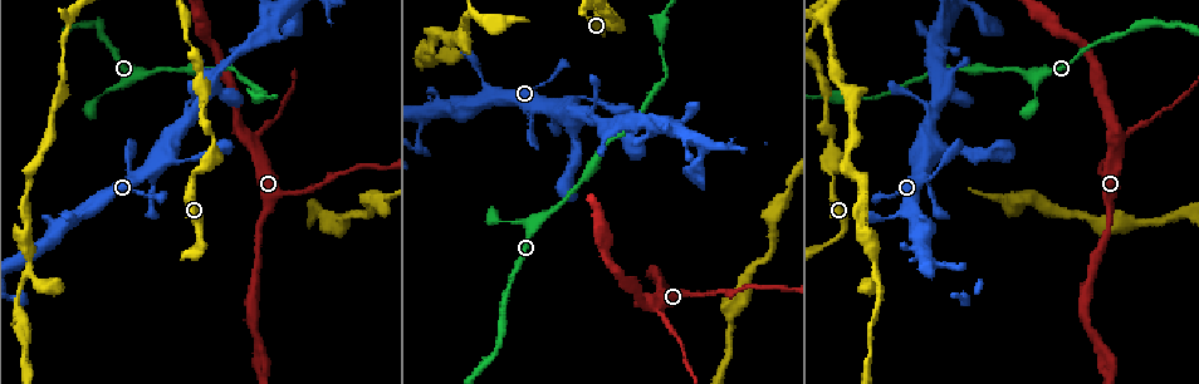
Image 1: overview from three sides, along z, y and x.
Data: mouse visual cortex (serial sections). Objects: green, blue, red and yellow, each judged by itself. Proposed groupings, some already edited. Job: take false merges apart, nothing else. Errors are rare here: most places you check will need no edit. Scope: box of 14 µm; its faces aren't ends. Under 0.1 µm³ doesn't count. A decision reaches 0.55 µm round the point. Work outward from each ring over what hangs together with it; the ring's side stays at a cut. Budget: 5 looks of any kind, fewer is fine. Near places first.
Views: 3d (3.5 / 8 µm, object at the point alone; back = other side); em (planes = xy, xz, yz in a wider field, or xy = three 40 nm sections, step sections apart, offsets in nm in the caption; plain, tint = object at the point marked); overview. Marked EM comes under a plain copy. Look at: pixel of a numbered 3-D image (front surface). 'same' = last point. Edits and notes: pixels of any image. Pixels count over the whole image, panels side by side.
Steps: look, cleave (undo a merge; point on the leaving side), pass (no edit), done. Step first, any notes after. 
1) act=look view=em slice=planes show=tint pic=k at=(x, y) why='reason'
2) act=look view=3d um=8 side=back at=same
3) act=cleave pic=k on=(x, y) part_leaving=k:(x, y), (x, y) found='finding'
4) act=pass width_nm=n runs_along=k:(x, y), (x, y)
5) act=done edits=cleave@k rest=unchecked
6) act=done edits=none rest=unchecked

act=look view=3d um=3.5 side=back pic=1 at=(1114, 145) why='three arms meet'

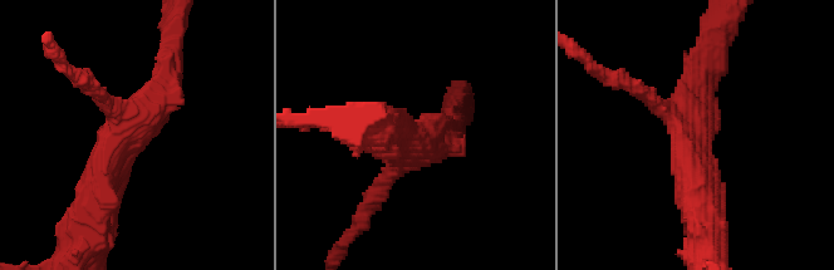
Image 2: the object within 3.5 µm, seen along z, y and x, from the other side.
act=look view=em slice=xy step=2 show=tint pic=2 at=(402, 140)

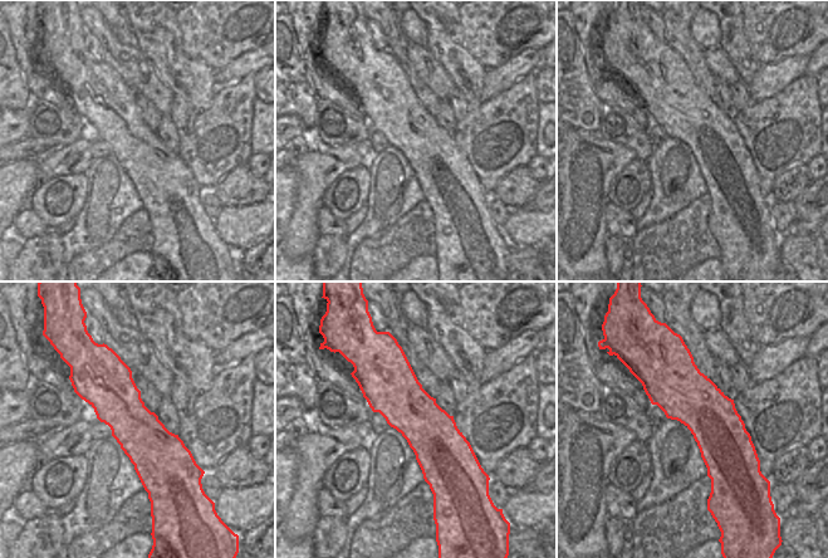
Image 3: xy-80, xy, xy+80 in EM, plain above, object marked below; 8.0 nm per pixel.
act=pass arm_widths_nm=200,400,450 runs_along=2:(91, 217), (165, 74) found='all the same cell'

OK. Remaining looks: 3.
act=look view=3d um=3.5 side=back pic=1 at=(550, 213) why='thick turns thin'

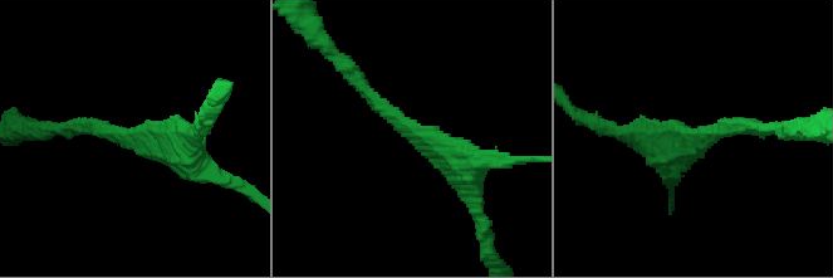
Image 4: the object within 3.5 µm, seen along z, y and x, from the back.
act=look view=em slice=planes show=tint pic=4 at=(418, 135) arm_widths_nm=150,350 why='now the EM'

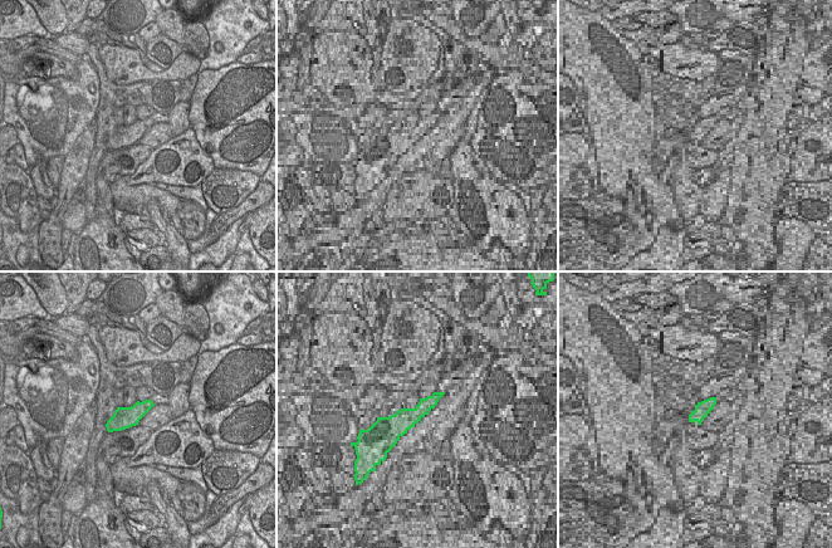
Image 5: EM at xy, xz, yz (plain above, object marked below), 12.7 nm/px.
act=pass runs_along=4:(471, 189), (464, 166), (359, 83) found='one cell here'

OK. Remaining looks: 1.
act=done edits=none rest=unchecked

